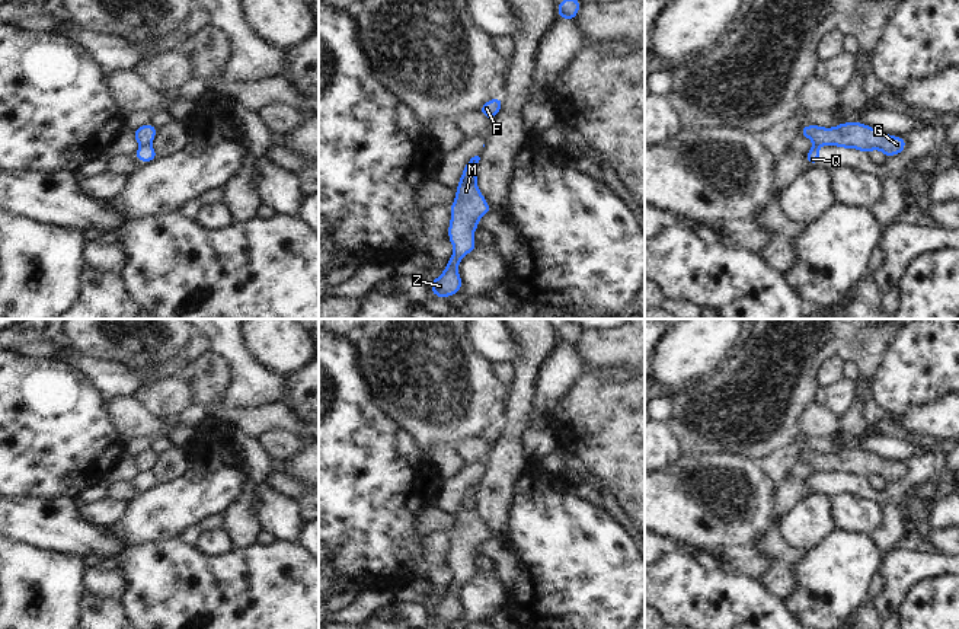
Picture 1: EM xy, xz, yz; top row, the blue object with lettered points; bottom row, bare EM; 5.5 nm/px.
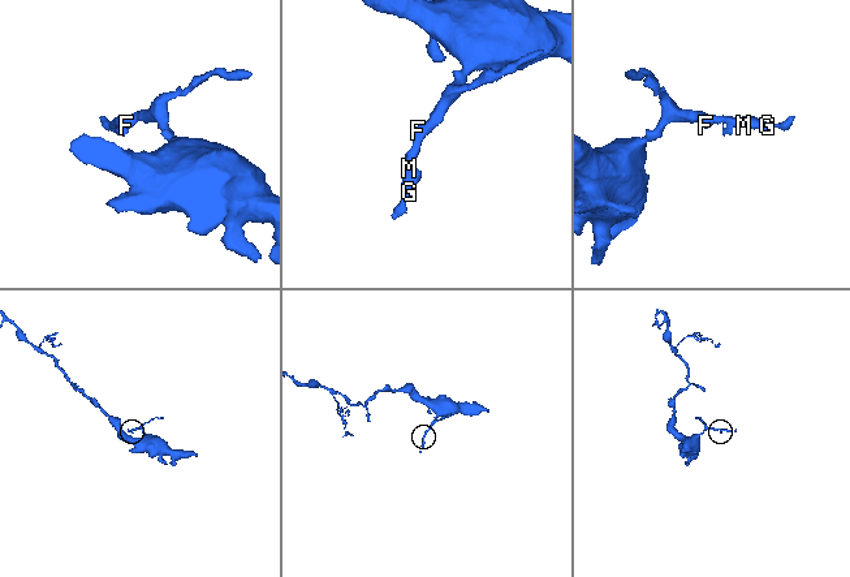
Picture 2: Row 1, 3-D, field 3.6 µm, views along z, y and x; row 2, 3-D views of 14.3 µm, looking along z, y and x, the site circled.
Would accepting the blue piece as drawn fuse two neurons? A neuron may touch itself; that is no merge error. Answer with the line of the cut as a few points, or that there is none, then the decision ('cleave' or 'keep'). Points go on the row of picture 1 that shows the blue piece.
no cut; keep

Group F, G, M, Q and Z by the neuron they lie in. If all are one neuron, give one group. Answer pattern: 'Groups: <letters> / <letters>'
Groups: F G M Q Z

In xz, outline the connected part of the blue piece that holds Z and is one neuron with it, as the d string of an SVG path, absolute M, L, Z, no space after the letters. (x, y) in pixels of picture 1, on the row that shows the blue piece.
M474 156L467 162L457 183L455 198L450 207L451 221L448 224L448 239L454 246L454 252L444 272L431 282L435 297L448 298L461 291L463 281L458 274L458 264L477 248L473 234L477 230L479 220L492 211L477 188L476 169L479 160L480 157Z

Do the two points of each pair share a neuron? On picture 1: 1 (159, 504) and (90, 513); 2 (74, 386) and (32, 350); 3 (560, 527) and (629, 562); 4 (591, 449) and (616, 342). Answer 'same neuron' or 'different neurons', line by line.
1: different neurons
2: different neurons
3: same neuron
4: same neuron

